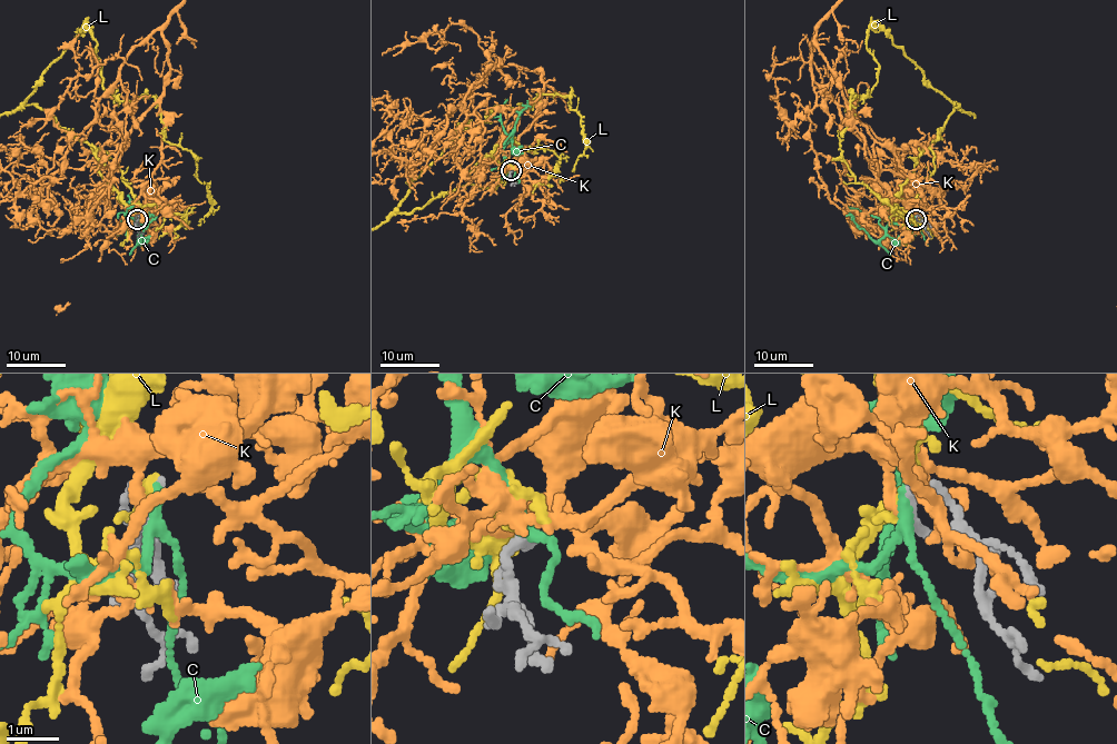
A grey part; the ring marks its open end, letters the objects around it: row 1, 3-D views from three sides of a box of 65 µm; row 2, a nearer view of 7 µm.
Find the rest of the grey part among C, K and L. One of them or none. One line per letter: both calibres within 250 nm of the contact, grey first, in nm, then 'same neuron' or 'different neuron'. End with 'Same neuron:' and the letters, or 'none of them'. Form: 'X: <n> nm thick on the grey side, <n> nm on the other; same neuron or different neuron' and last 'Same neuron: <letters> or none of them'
C: 240 nm thick on the grey side, 170 nm on the other; different neuron
K: 240 nm thick on the grey side, 190 nm on the other; same neuron
L: 240 nm thick on the grey side, 130 nm on the other; different neuron
Same neuron: K

